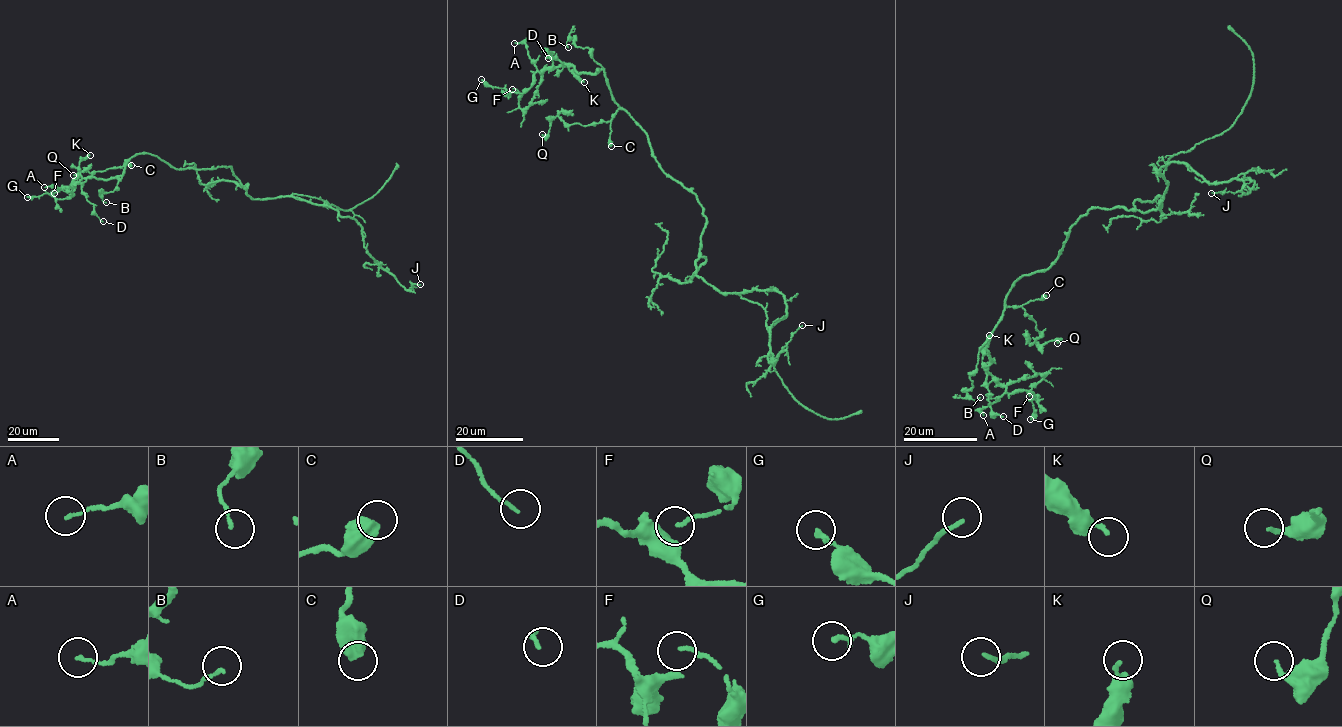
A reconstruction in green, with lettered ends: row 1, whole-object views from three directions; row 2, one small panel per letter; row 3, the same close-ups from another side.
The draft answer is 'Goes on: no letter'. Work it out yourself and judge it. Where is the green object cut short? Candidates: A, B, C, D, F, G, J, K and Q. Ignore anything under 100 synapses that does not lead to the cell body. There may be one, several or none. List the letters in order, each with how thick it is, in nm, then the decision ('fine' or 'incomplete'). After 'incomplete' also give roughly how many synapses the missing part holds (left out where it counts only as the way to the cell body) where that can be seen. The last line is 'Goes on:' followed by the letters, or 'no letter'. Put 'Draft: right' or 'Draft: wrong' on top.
Draft: right
A: 130 nm thick; fine
B: 110 nm thick; fine
C: 650 nm thick; fine
D: 110 nm thick; fine
F: 110 nm thick; fine
G: 200 nm thick; fine
J: 150 nm thick; fine
K: 240 nm thick; fine
Q: 170 nm thick; fine
Goes on: no letter

